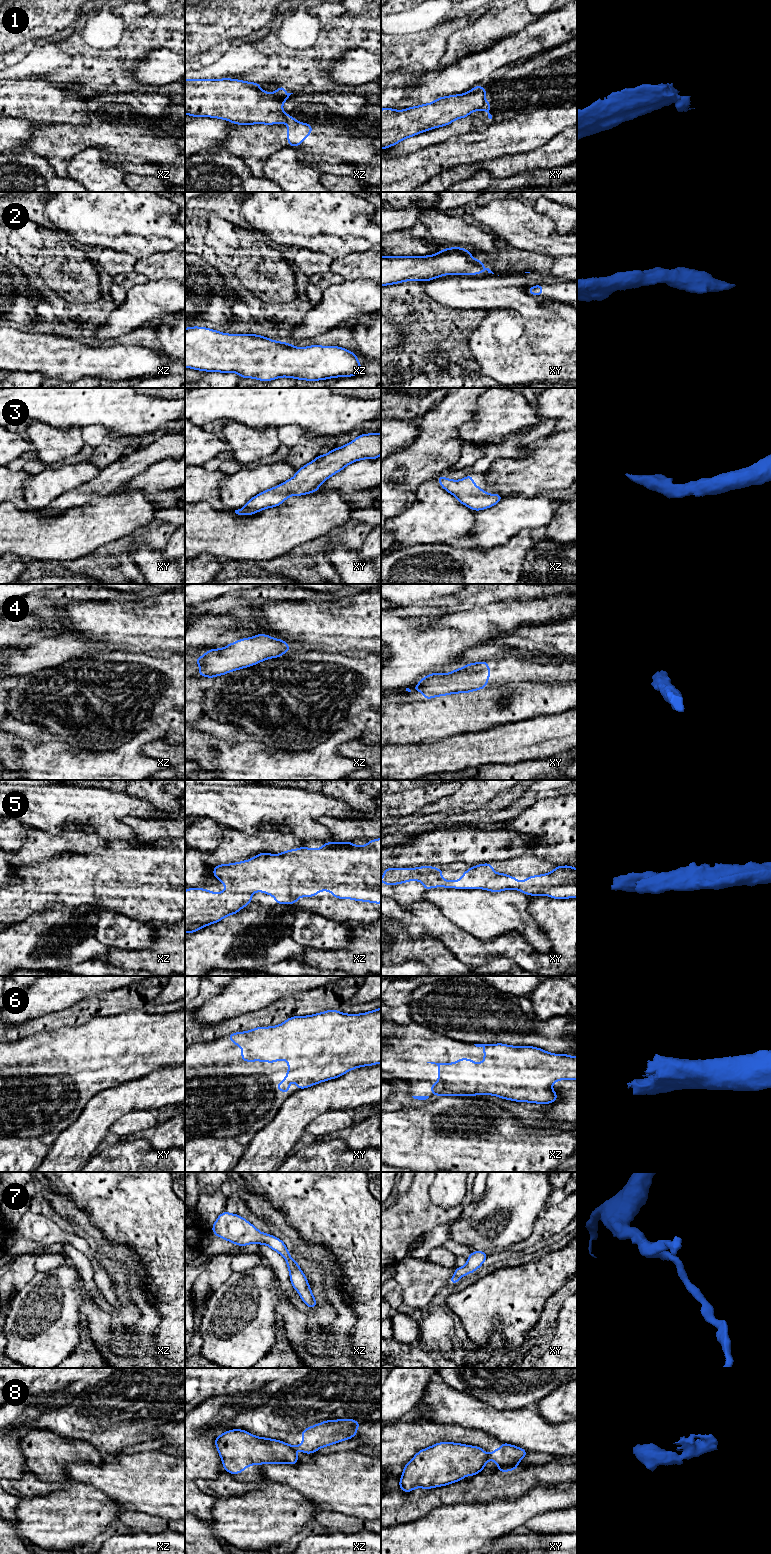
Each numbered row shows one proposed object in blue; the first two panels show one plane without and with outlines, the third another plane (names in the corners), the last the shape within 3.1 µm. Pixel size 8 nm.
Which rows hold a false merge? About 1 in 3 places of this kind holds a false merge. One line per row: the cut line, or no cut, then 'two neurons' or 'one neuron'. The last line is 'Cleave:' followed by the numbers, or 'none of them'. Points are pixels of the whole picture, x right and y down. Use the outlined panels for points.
1: cut xy (484, 102), (481, 109); two neurons
2: cut none; one neuron
3: cut none; one neuron
4: cut none; one neuron
5: cut none; one neuron
6: cut none; one neuron
7: cut none; one neuron
8: cut xy (486, 1454), (488, 1459); two neurons
Cleave: 1, 8

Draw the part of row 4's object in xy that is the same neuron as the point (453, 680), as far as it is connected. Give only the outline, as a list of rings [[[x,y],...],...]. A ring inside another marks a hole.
[[[487,661],[471,662],[447,674],[431,673],[416,684],[413,691],[422,692],[424,700],[457,693],[469,693],[487,687],[490,667]]]

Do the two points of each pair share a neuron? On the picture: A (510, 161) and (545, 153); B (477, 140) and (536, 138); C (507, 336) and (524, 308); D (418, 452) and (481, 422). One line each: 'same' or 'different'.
A: same
B: same
C: different
D: different

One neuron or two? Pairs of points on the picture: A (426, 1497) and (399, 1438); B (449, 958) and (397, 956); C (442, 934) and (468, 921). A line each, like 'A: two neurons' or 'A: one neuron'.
A: two neurons
B: one neuron
C: two neurons

